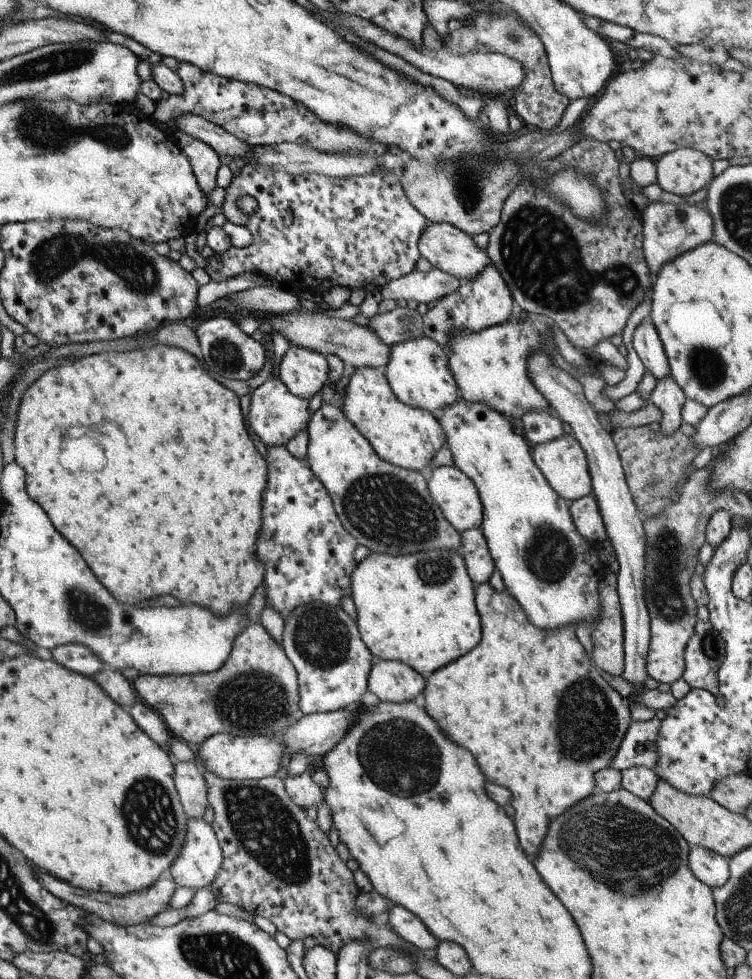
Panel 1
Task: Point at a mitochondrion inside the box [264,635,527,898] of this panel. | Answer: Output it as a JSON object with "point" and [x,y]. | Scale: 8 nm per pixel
{"point":[393,743]}

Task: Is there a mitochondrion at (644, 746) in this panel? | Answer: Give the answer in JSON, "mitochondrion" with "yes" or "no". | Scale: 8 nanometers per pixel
{"mitochondrion":"no"}

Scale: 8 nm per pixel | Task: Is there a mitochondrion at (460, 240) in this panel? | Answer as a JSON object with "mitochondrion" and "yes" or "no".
{"mitochondrion":"no"}

